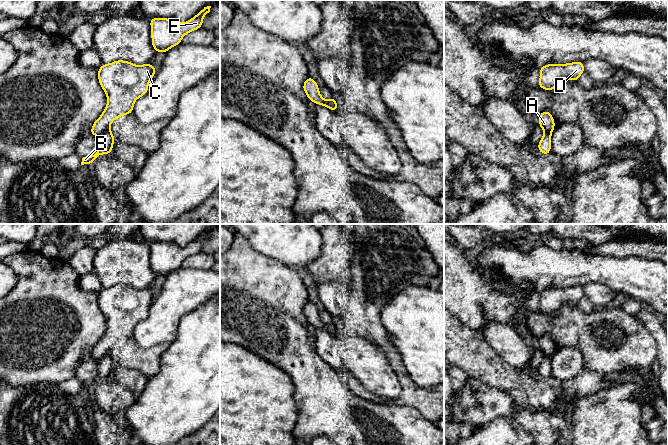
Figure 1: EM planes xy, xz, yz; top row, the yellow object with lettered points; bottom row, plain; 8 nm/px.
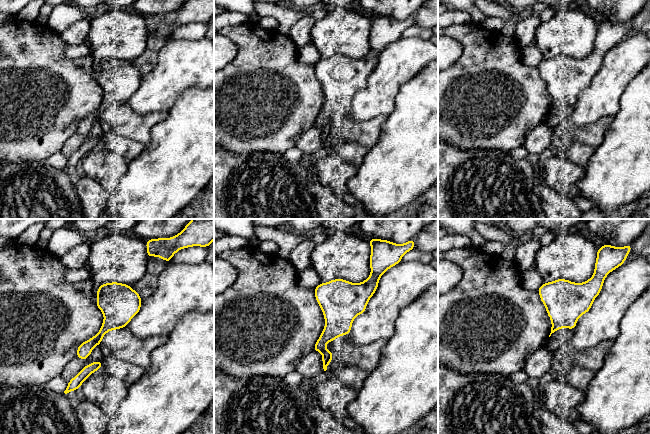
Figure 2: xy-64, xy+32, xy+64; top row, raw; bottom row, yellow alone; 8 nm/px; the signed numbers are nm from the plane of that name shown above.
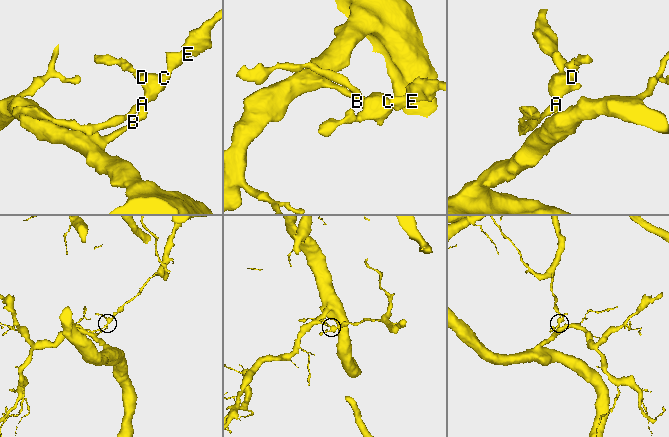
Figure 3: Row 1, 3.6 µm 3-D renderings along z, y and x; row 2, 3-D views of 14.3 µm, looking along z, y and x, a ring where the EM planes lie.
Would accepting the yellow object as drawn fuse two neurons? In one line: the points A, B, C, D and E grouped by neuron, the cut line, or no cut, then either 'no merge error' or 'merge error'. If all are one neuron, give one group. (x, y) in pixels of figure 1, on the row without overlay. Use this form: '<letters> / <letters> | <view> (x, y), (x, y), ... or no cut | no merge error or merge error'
A C D E / B | xy (108, 352), (98, 360) | merge error

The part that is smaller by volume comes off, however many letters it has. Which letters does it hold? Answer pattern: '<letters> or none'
A, C, D, E

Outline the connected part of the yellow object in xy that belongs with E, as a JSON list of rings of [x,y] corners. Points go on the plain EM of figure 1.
[[[211,230],[204,231],[185,247],[179,247],[175,243],[151,242],[151,262],[155,276],[166,277],[172,271],[181,268],[186,258],[202,251],[203,241],[210,236],[210,232]]]

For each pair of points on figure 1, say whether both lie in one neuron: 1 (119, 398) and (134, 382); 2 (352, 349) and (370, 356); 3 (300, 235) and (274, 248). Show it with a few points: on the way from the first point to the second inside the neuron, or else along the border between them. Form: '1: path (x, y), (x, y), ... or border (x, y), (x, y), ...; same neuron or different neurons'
1: path (122, 394), (130, 386); same neuron
2: path (356, 350), (362, 356), (366, 356); same neuron
3: path (294, 237), (285, 237), (280, 242); same neuron

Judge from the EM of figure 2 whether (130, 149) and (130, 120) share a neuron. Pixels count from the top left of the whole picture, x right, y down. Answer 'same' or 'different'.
different

